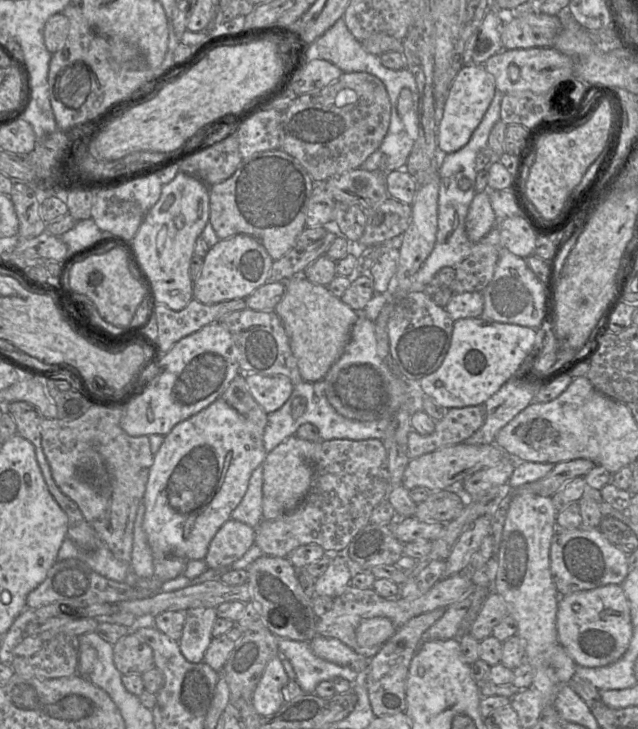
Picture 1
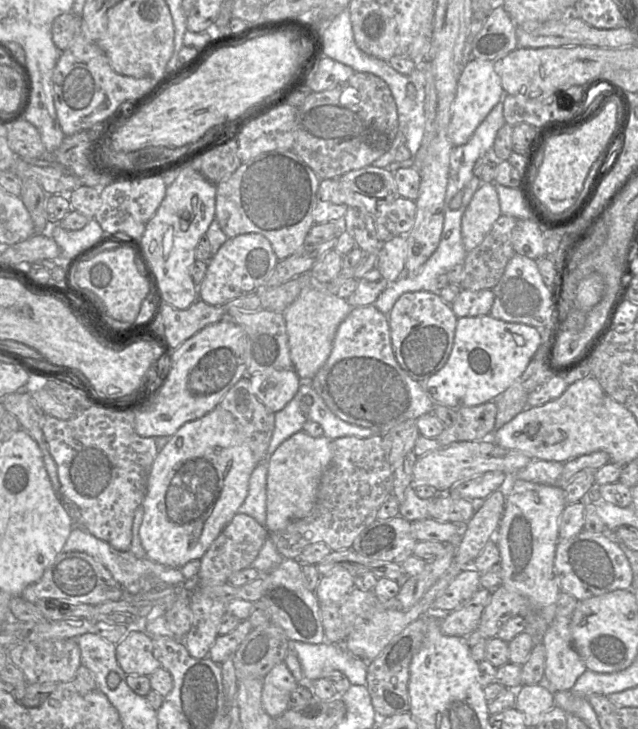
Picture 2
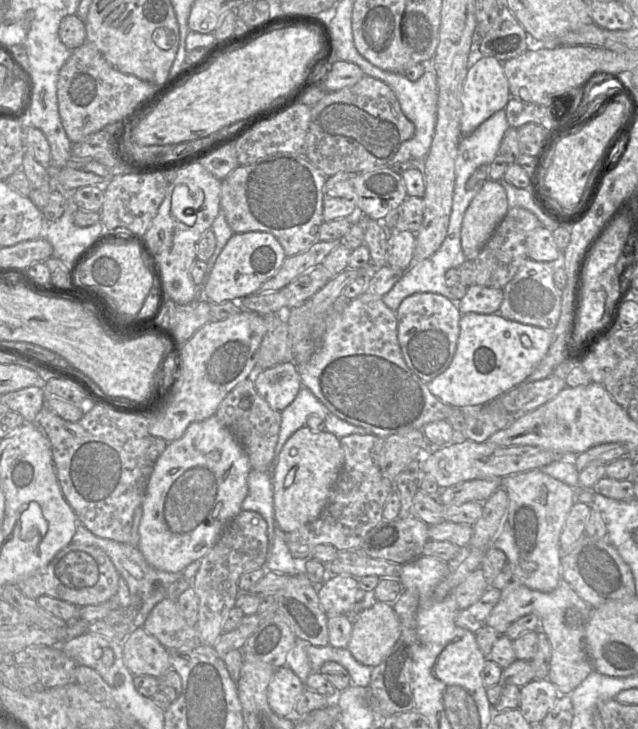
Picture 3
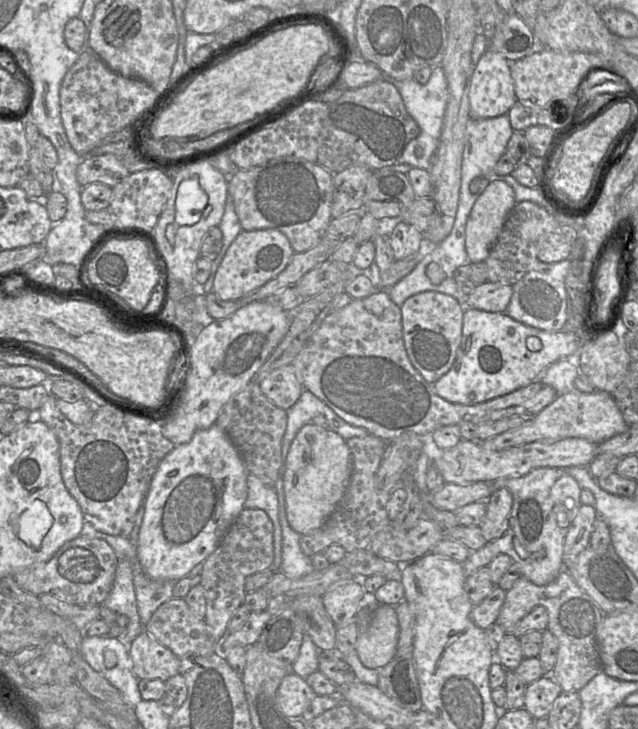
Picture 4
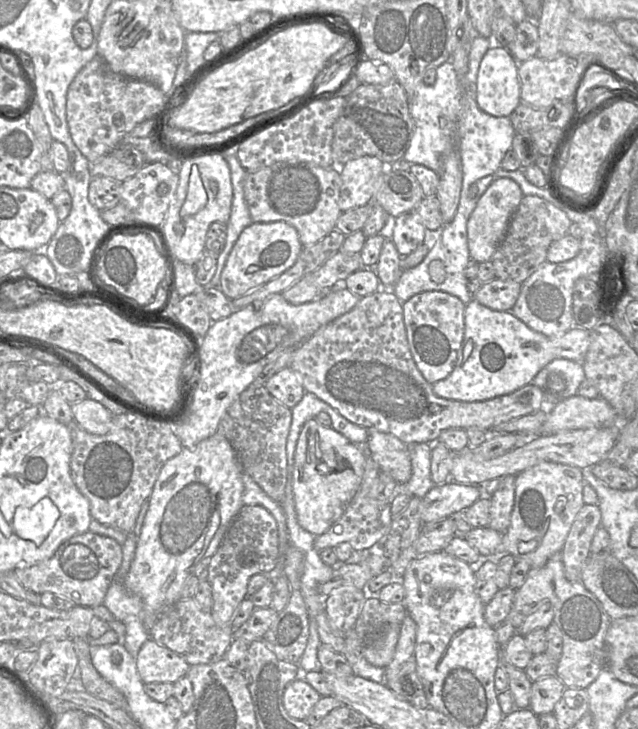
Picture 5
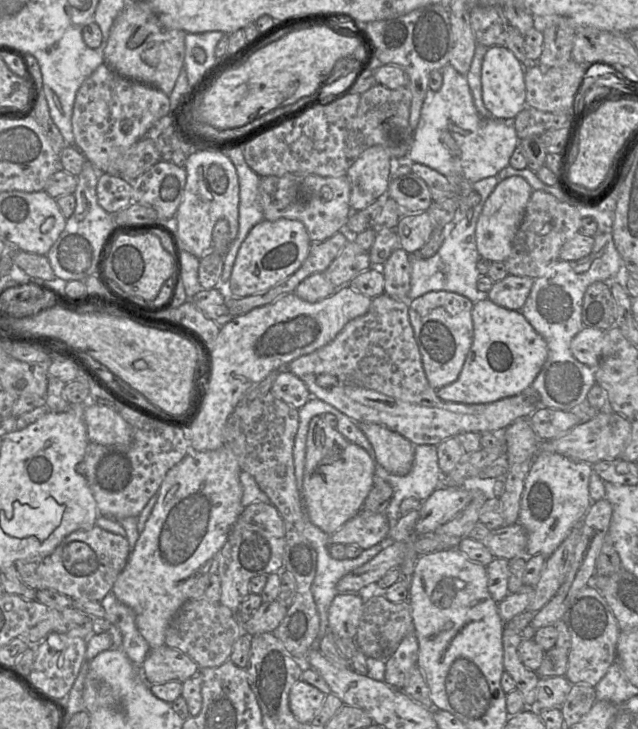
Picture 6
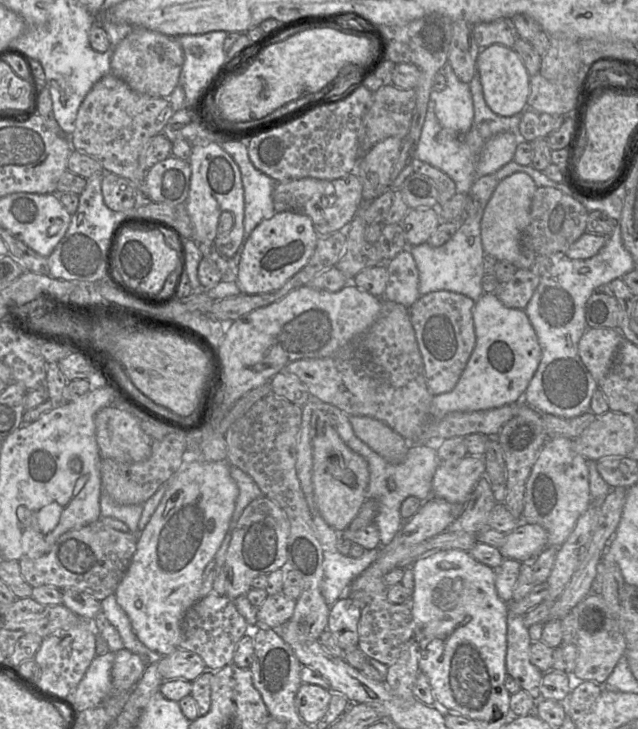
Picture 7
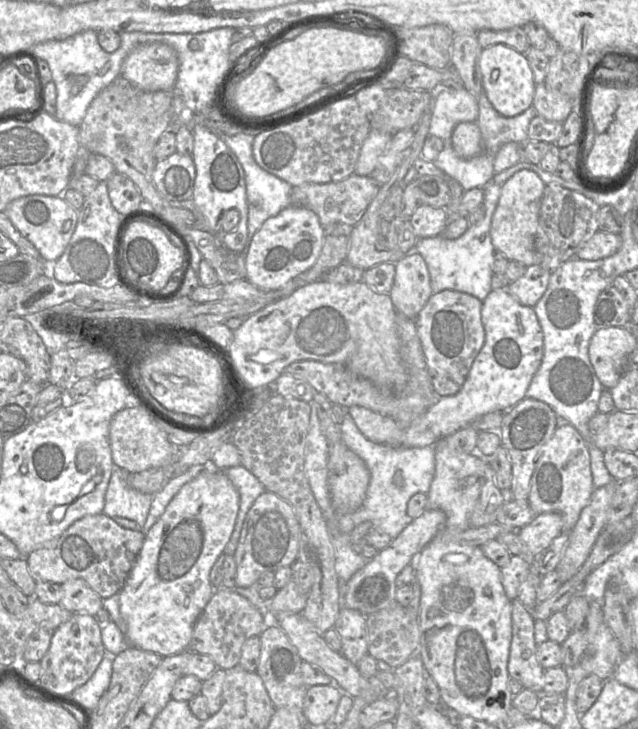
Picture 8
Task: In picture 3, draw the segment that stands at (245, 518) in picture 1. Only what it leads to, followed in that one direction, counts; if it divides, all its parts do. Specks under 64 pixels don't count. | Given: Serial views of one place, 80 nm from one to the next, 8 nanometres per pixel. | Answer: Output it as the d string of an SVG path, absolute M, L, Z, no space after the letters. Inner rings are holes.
M251 470L247 478L248 493L242 502L242 510L255 511L267 522L268 550L274 542L274 504L272 478L268 472Z

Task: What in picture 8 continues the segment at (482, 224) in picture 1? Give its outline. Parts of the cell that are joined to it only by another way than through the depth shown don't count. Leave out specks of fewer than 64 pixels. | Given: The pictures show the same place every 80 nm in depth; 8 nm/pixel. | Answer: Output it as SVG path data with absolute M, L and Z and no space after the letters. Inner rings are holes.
M519 170L501 186L500 197L491 221L490 236L496 252L526 267L540 263L540 255L536 252L534 241L545 186L546 184L534 171Z

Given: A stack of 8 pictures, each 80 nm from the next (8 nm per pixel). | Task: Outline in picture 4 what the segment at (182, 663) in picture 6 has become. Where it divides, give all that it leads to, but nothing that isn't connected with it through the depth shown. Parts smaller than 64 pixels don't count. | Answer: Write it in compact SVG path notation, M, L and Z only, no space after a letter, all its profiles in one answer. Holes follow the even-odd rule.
M146 630L131 643L129 654L133 661L133 673L138 679L166 681L179 674L180 659Z

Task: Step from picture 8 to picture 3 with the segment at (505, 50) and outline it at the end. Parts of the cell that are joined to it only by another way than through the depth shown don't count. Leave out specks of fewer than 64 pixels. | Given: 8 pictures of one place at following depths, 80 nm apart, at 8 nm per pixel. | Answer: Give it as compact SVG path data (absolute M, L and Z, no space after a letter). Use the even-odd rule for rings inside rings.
M477 56L468 68L462 88L460 120L462 136L472 133L494 113L504 109L510 97L509 83L504 74L503 63L492 56Z

